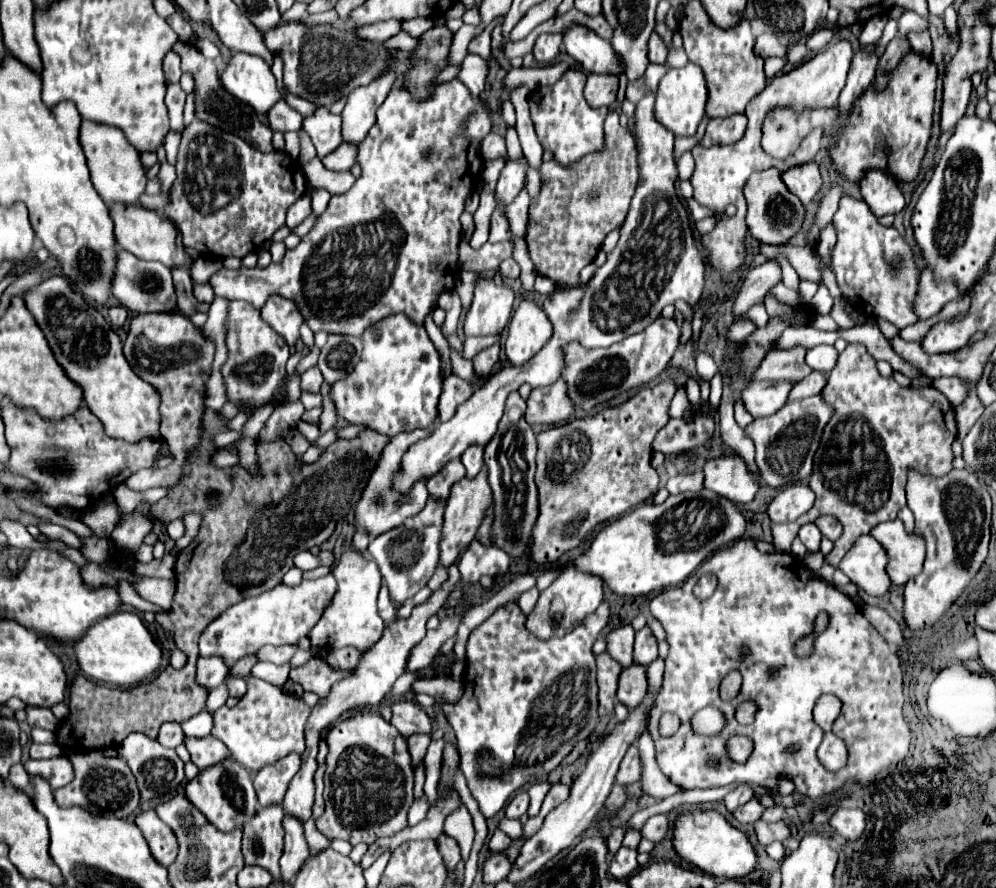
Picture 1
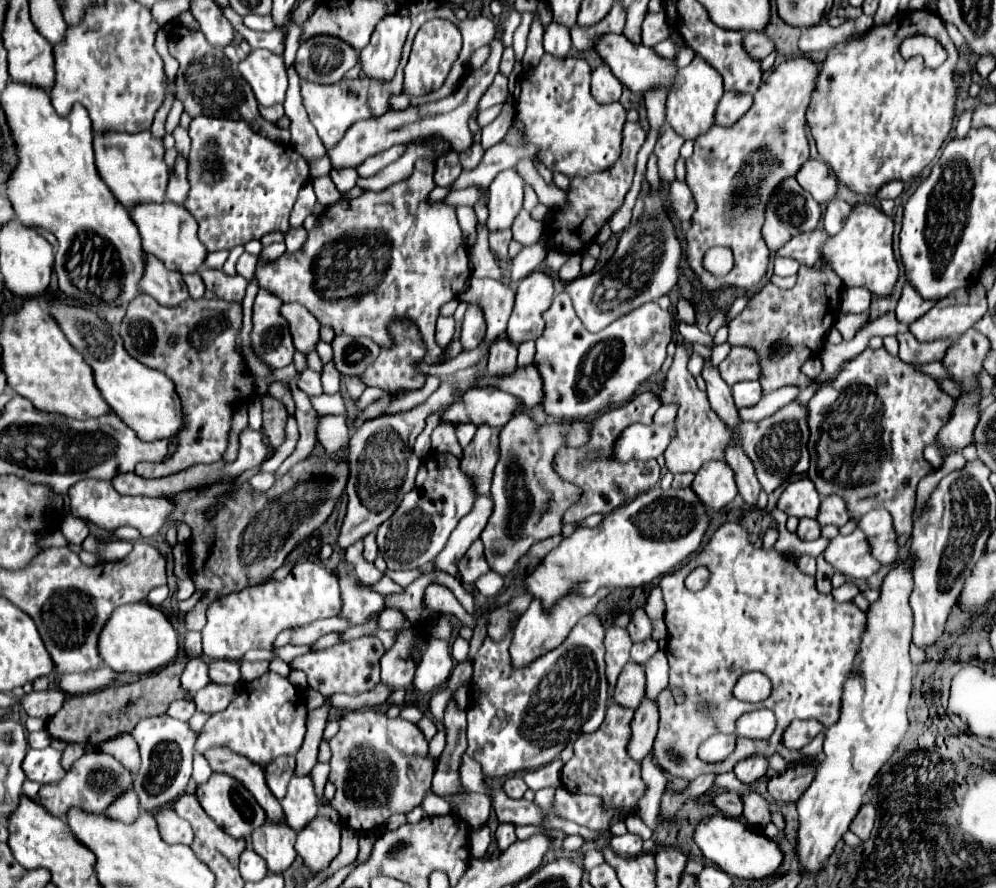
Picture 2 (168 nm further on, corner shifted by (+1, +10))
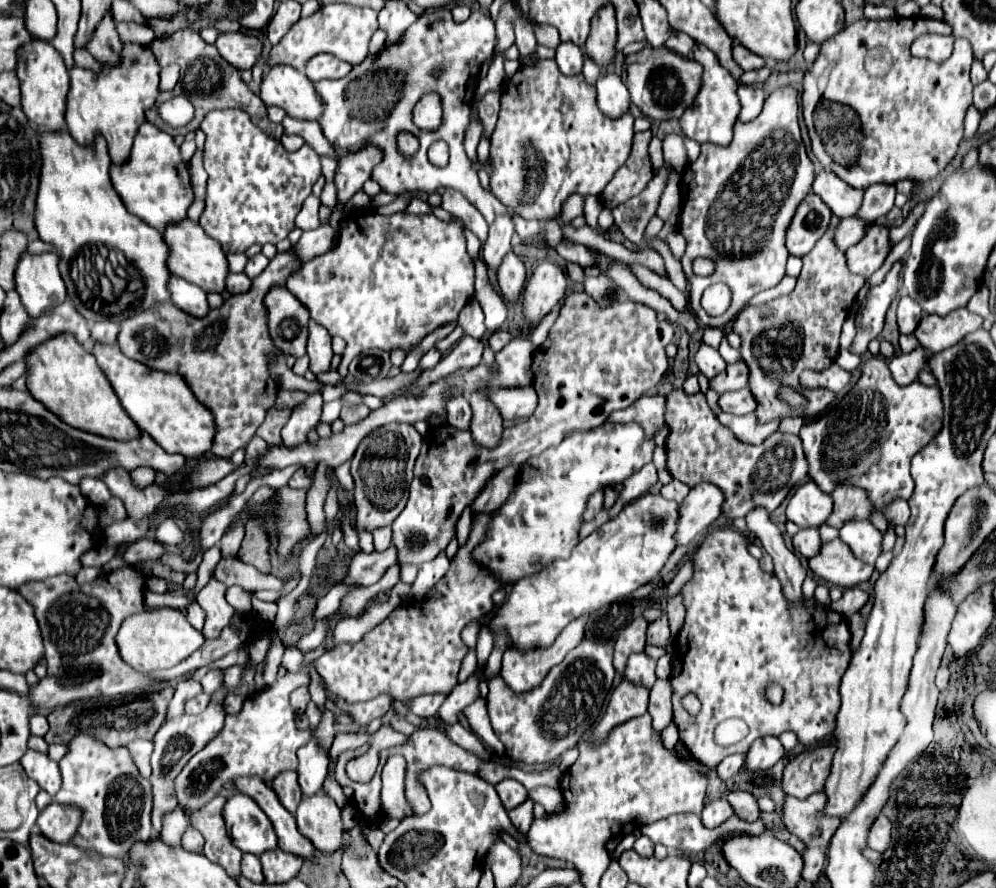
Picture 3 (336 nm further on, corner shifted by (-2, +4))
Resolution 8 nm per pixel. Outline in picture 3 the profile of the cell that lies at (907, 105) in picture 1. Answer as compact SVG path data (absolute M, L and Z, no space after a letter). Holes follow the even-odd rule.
M922 16L858 20L852 26L838 32L838 36L826 40L826 44L822 44L822 50L814 66L804 76L804 94L802 94L804 120L810 126L814 122L816 136L822 140L826 152L830 154L830 158L820 158L820 160L824 168L832 170L836 176L840 176L846 184L854 188L864 190L870 184L896 184L898 180L912 180L916 184L924 184L934 176L938 176L958 150L958 142L962 140L964 134L964 114L966 108L972 104L972 82L968 72L974 56L970 42L956 38L952 56L946 62L936 64L928 58L910 56L910 44L918 38L918 34L952 34L952 28L942 20L932 20ZM872 48L886 48L886 54L890 56L890 66L886 68L884 74L872 76L866 68L866 54Z

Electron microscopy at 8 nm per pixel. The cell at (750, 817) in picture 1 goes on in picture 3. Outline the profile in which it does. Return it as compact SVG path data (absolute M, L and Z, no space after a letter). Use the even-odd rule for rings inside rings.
M716 798L704 806L702 824L706 828L718 828L720 824L724 824L732 816L734 816L734 810L730 808L730 802L726 798Z

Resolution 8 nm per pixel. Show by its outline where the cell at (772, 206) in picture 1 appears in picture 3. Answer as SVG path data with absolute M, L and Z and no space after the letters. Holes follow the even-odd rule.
M808 194L802 204L798 204L794 220L786 232L786 250L790 256L802 258L806 256L814 244L824 236L832 212L828 206L816 196Z

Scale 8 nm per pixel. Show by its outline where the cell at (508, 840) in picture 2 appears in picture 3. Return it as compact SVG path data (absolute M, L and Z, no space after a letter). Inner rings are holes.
M528 798L524 804L520 804L518 808L512 808L512 810L508 812L510 822L512 822L512 824L518 828L518 832L522 832L522 834L526 834L526 832L528 832L530 824L532 824L532 820L534 820L532 806L534 806L534 802Z

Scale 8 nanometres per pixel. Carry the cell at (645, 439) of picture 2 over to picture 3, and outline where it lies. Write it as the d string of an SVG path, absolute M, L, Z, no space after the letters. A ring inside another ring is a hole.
M602 424L590 432L570 434L560 446L548 448L540 456L530 458L518 476L518 486L508 502L494 514L488 540L474 550L480 566L492 570L506 582L516 582L538 572L554 558L570 556L578 544L578 528L588 496L598 488L622 484L642 466L652 462L654 440L650 440L638 424Z

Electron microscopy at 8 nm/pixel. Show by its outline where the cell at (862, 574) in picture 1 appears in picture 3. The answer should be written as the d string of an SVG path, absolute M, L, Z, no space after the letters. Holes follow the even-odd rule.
M842 540L822 544L820 552L812 556L808 564L812 572L818 574L822 580L844 588L852 588L870 580L874 572L874 566L862 564L862 560L858 560L850 552L848 544L842 544Z

